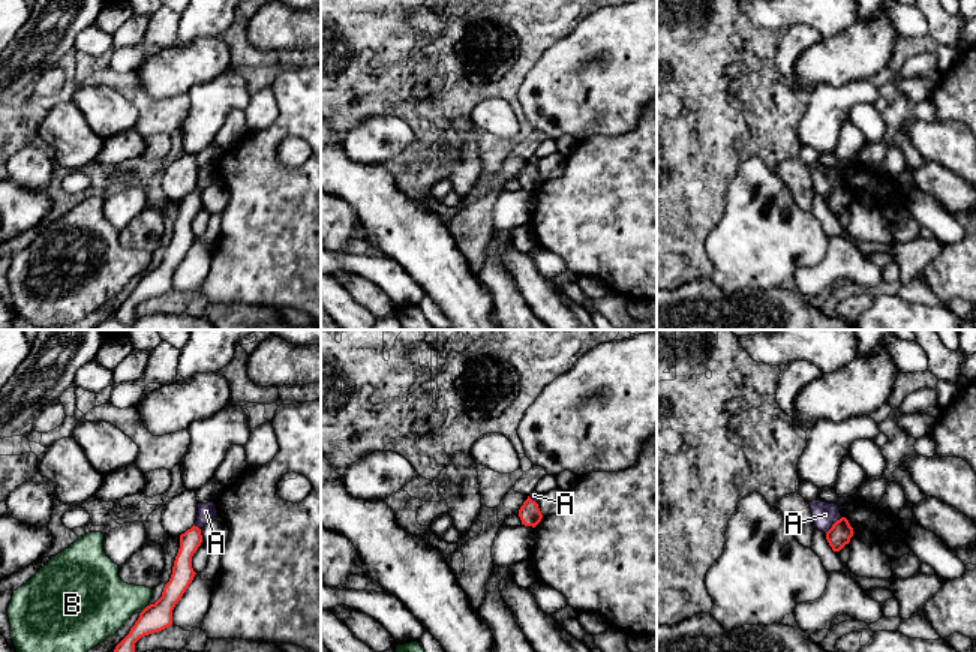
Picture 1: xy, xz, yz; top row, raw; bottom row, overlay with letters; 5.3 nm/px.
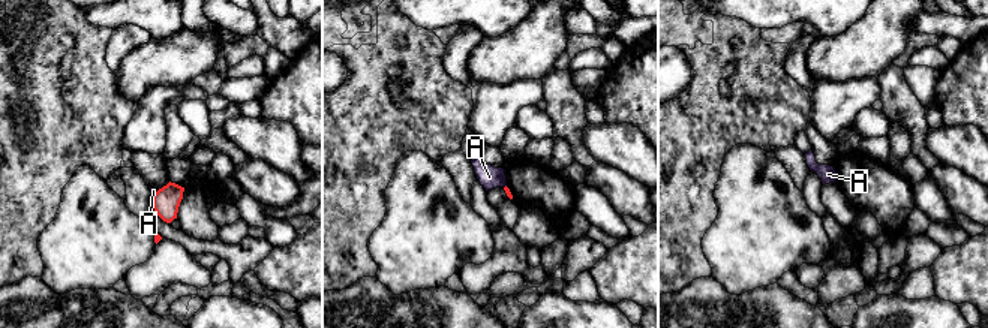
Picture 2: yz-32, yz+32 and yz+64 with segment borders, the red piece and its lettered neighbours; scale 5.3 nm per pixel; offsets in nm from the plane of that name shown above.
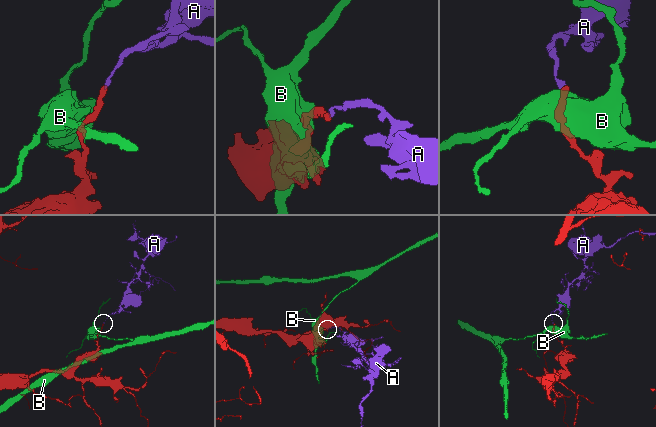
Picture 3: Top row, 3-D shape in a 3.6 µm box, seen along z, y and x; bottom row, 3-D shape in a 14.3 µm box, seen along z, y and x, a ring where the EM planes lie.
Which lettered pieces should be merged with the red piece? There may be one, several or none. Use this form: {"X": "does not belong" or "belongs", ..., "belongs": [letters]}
{"A": "does not belong", "B": "does not belong", "belongs": []}

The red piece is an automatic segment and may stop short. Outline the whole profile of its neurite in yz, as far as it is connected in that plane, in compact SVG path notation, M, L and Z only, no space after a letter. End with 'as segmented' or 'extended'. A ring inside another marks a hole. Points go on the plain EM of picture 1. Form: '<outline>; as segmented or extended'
M846 181L837 184L832 192L826 196L826 204L834 216L840 216L853 201L853 192Z; as segmented

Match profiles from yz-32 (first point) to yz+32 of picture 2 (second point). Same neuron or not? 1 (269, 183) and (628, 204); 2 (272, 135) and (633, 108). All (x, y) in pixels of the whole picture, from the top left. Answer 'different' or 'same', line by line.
1: same
2: different

